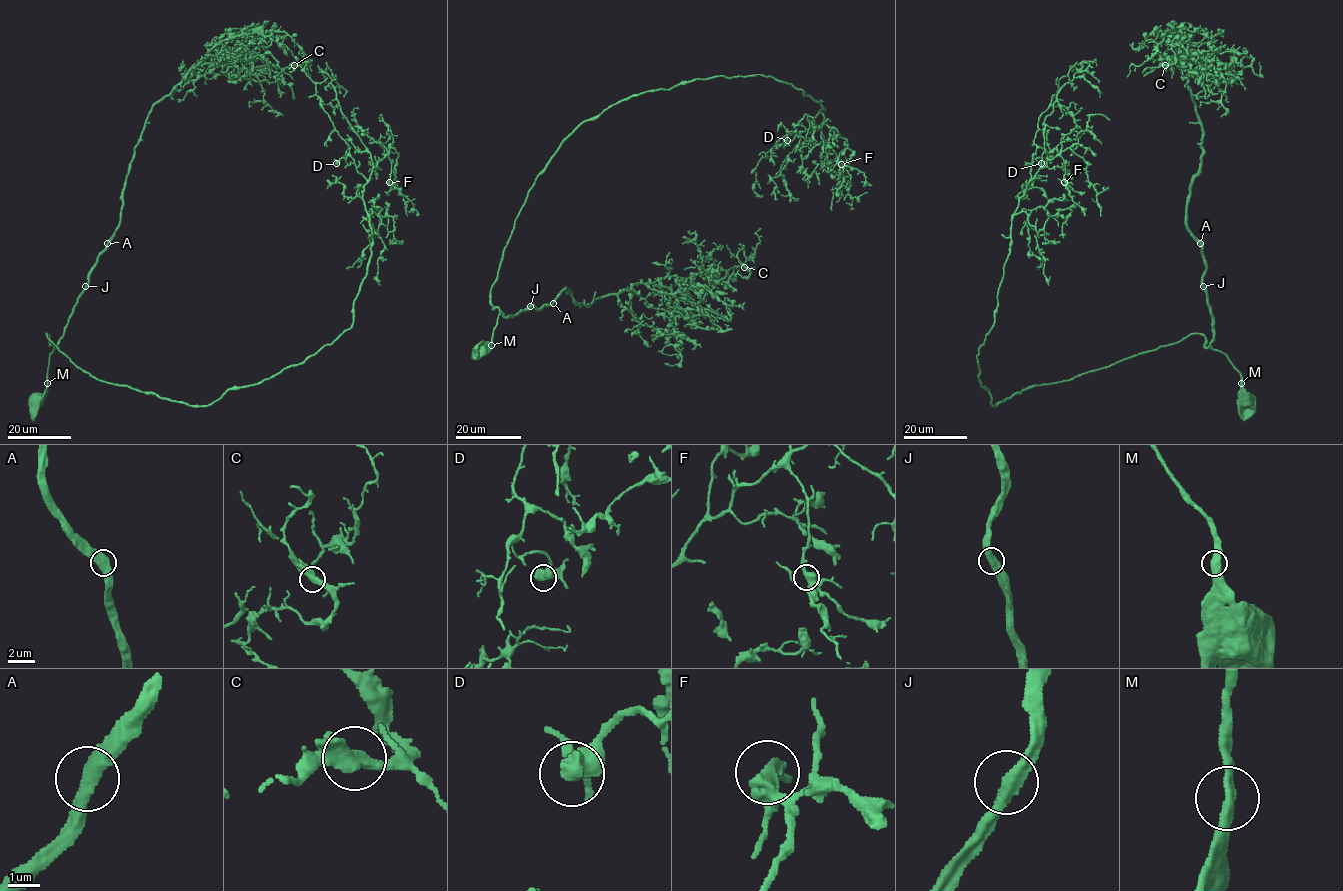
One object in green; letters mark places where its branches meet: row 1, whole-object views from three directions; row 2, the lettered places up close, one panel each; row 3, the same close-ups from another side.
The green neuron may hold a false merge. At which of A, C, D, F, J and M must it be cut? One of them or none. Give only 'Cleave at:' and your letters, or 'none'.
Cleave at: none

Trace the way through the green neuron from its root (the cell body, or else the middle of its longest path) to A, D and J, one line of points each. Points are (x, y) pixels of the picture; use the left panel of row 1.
A: (37, 400), (45, 391), (49, 355), (64, 333), (97, 256), (107, 243)
D: (37, 400), (47, 333), (98, 380), (198, 406), (332, 344), (372, 241), (367, 180), (350, 156), (336, 163)
J: (37, 400), (45, 391), (49, 355), (63, 334), (85, 286)

